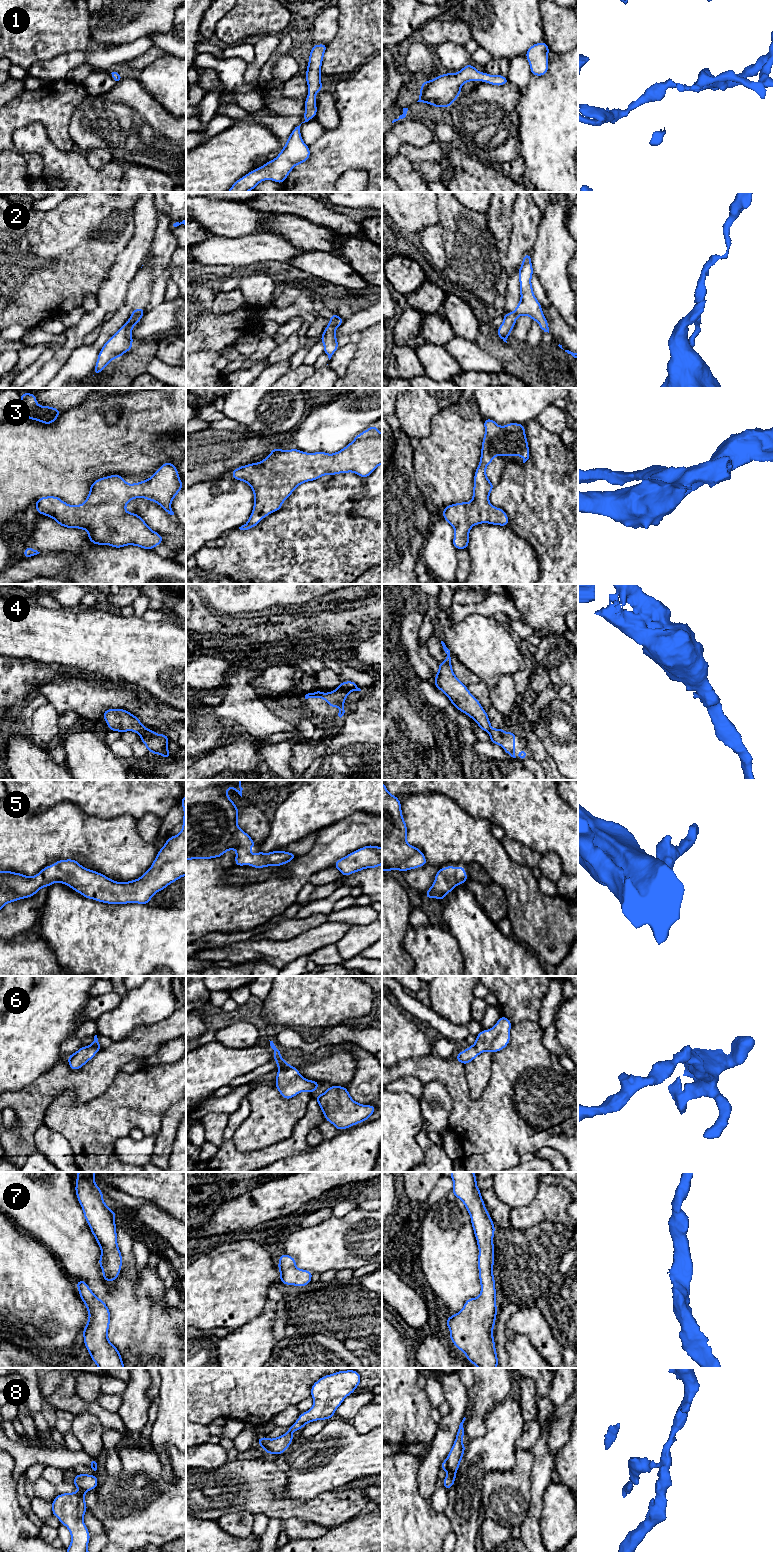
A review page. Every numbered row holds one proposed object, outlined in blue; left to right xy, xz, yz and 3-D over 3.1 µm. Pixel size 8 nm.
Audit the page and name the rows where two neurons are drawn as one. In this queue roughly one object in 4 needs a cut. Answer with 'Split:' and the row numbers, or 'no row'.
Split: 2, 8

